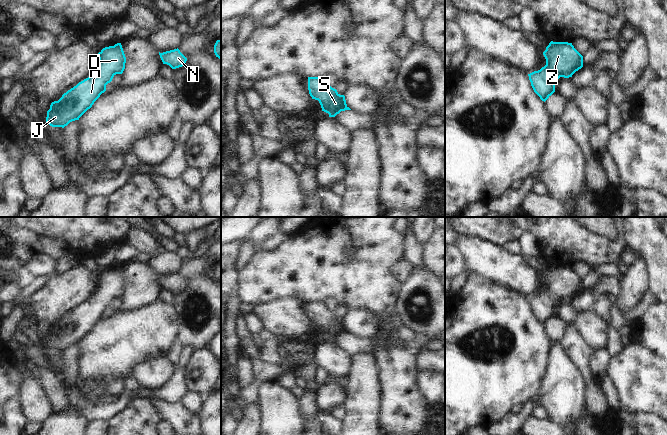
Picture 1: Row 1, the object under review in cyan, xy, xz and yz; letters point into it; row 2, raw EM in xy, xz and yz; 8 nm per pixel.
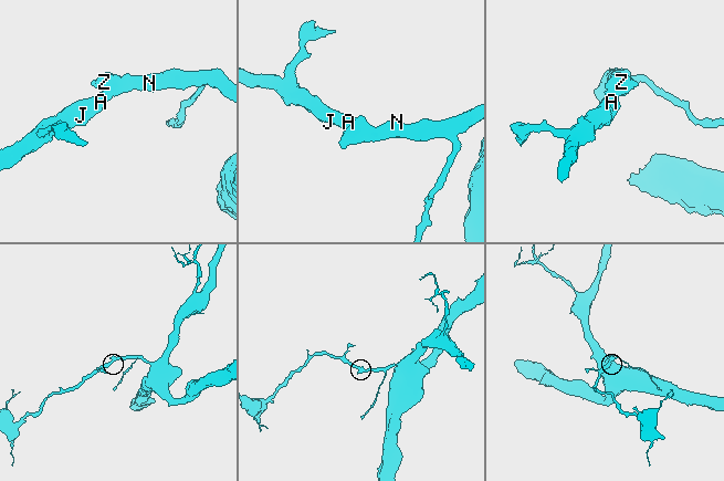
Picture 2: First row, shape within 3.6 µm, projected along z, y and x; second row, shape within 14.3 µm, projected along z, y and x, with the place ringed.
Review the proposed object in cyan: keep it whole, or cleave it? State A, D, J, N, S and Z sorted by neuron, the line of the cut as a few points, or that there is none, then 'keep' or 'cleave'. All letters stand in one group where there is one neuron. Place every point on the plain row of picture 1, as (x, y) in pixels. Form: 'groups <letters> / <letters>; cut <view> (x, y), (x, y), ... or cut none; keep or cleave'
groups A D J N S Z; cut none; keep

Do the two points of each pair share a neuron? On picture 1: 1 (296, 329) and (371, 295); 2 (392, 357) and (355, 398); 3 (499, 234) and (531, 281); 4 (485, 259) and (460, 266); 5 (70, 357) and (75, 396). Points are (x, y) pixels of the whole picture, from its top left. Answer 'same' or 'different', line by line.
1: different
2: different
3: different
4: different
5: different

